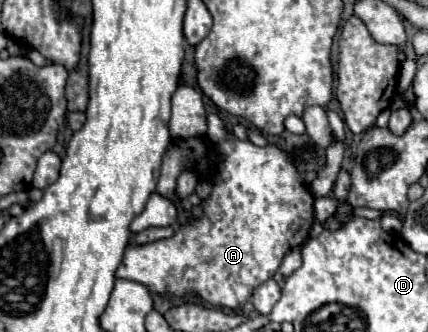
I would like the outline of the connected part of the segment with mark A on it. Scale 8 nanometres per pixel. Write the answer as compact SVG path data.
M208 114L206 136L218 144L224 160L218 164L218 174L214 176L214 188L206 202L202 202L202 220L190 218L188 226L180 226L172 238L156 240L148 244L130 244L124 252L122 264L118 268L118 278L134 280L146 284L154 294L174 294L184 296L186 292L196 292L212 306L224 306L228 310L238 310L250 300L252 290L264 280L272 278L282 262L282 258L296 246L300 246L314 222L314 198L306 184L300 182L300 174L282 156L282 150L274 144L266 148L254 146L250 140L238 140L228 132L216 114Z

